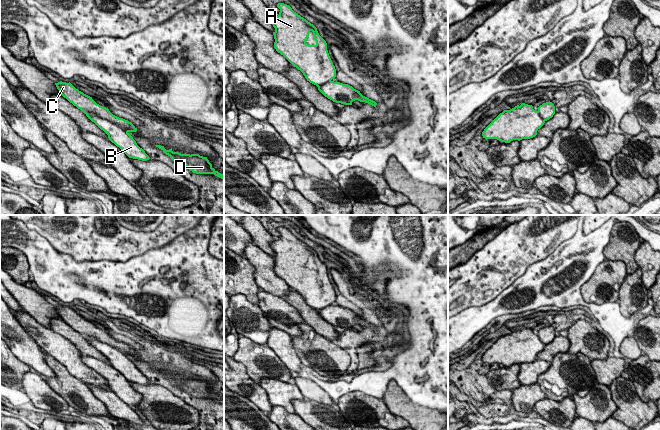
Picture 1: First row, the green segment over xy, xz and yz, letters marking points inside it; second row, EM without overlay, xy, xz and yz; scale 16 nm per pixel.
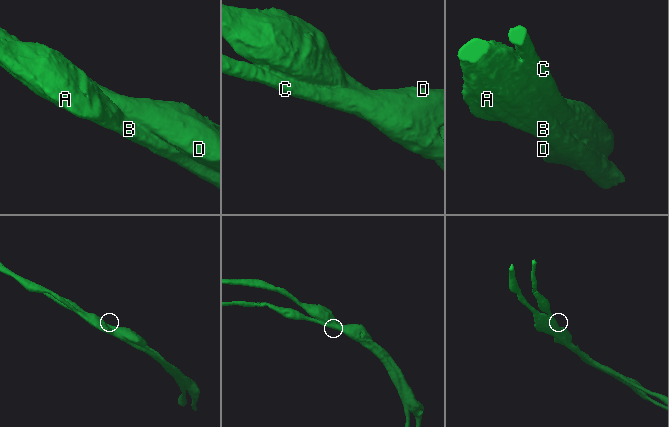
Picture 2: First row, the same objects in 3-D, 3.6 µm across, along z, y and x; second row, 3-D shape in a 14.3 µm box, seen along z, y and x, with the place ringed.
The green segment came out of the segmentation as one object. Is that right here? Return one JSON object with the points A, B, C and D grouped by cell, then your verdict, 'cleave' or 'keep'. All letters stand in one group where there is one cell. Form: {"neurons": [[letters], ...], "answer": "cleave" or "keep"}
{"neurons": [["A", "B"], ["C", "D"]], "answer": "cleave"}

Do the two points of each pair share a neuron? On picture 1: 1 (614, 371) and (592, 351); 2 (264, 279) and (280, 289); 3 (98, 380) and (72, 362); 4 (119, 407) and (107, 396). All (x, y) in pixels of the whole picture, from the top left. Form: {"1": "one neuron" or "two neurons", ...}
{"1": "two neurons", "2": "one neuron", "3": "one neuron", "4": "one neuron"}

